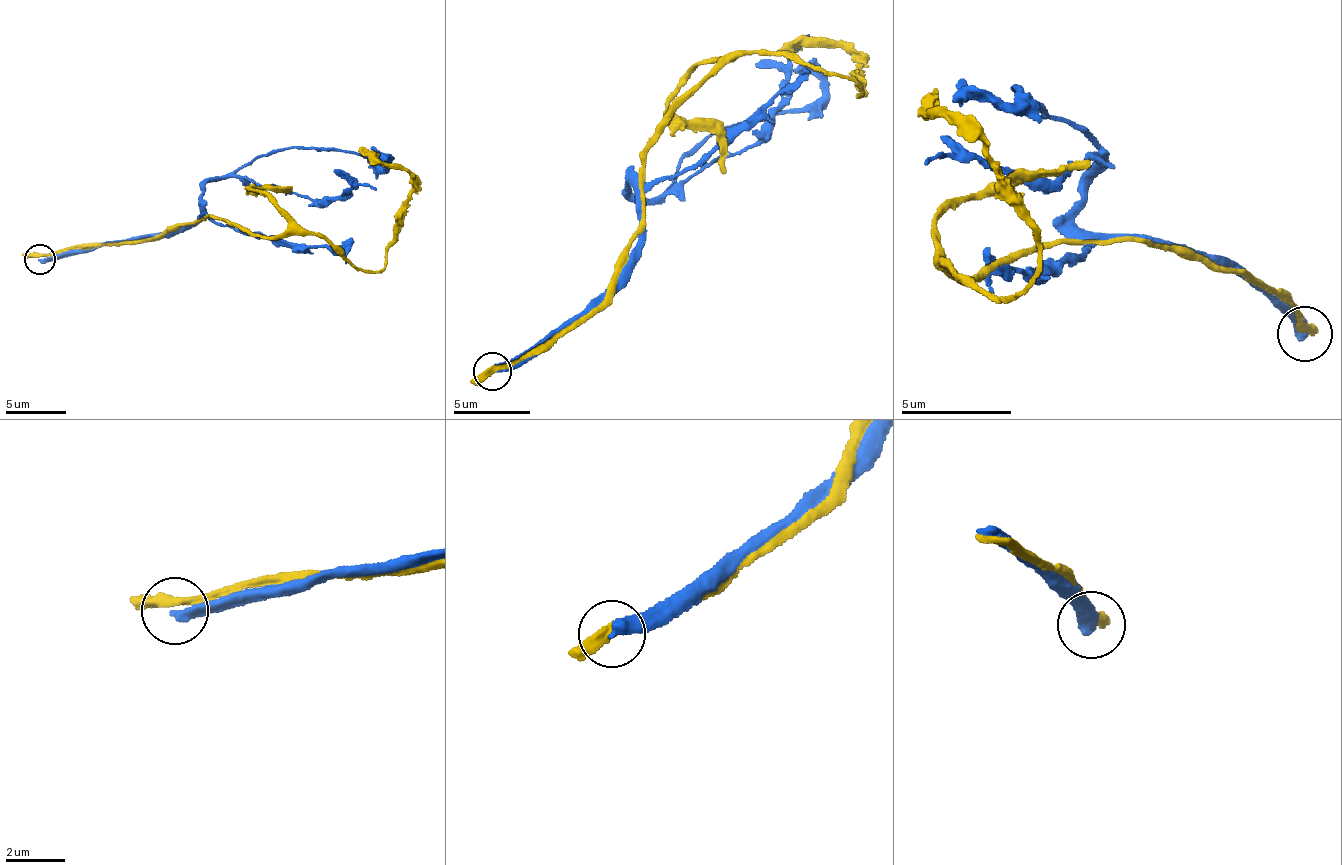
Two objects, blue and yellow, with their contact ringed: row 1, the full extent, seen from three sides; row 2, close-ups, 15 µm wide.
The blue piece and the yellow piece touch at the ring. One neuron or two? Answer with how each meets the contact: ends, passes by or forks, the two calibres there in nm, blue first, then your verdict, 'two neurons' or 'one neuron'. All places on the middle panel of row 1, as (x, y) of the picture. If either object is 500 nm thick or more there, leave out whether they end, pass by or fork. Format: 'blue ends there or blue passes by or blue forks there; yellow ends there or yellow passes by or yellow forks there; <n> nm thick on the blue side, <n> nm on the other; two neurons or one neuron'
blue ends there; yellow passes by; 360 nm thick on the blue side, 320 nm on the other; two neurons

